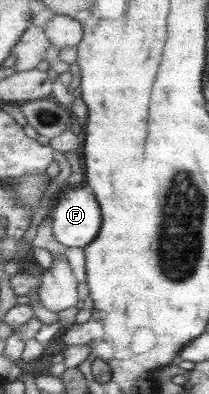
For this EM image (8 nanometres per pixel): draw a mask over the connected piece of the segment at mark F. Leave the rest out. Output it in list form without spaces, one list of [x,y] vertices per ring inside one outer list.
[[[86,185],[64,188],[50,208],[51,233],[66,248],[88,245],[101,224],[99,205]]]

